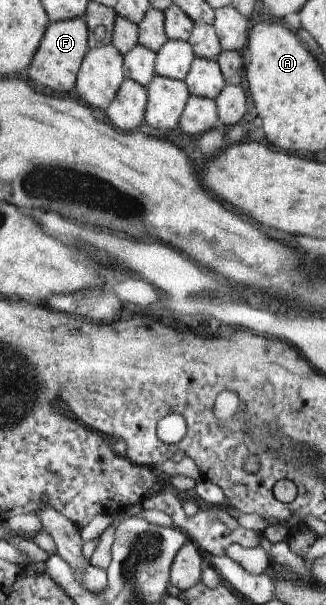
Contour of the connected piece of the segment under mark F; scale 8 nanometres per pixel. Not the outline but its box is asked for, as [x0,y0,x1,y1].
[28,18,90,94]

